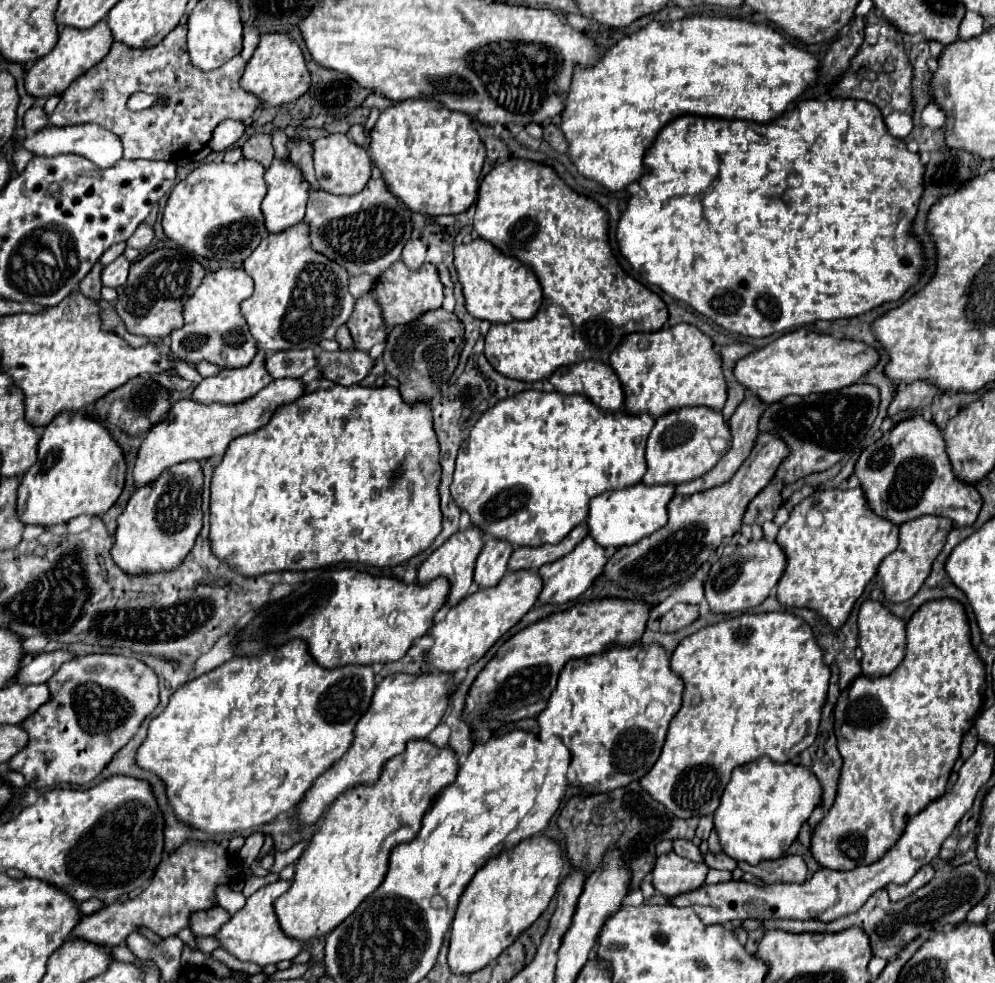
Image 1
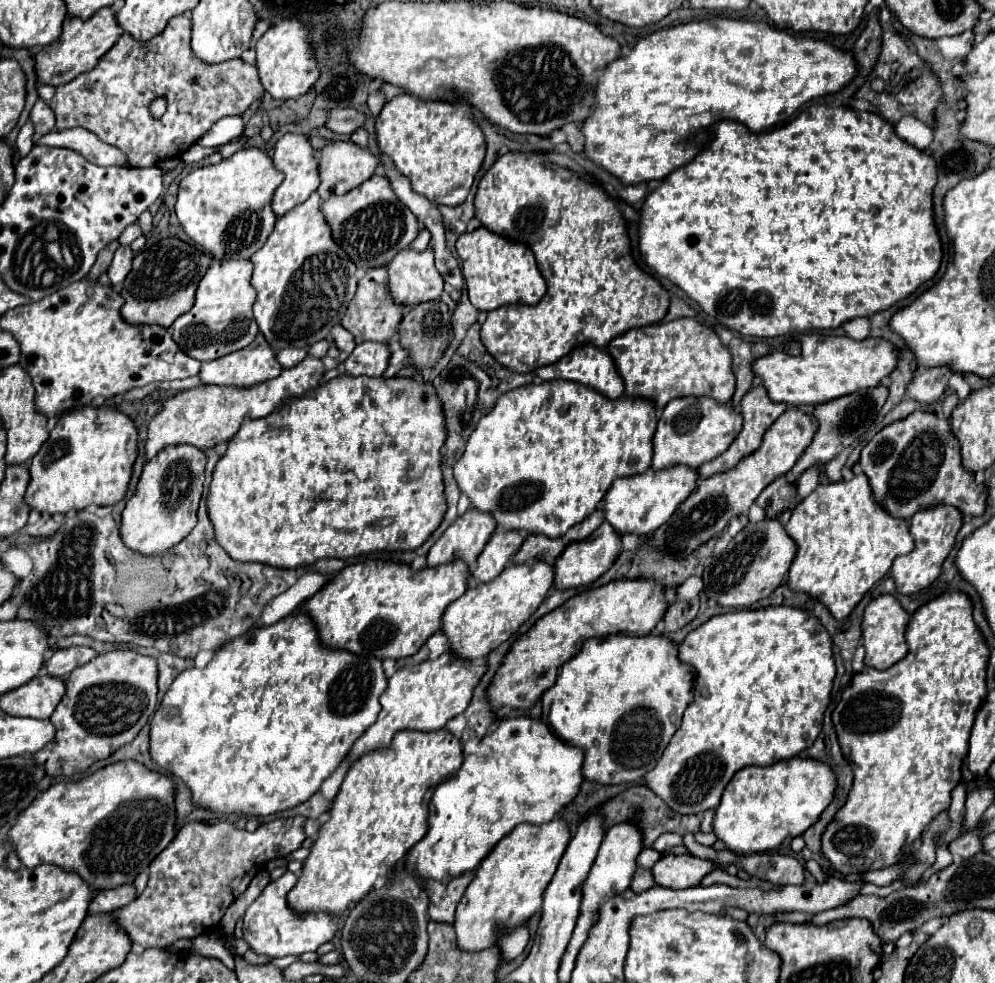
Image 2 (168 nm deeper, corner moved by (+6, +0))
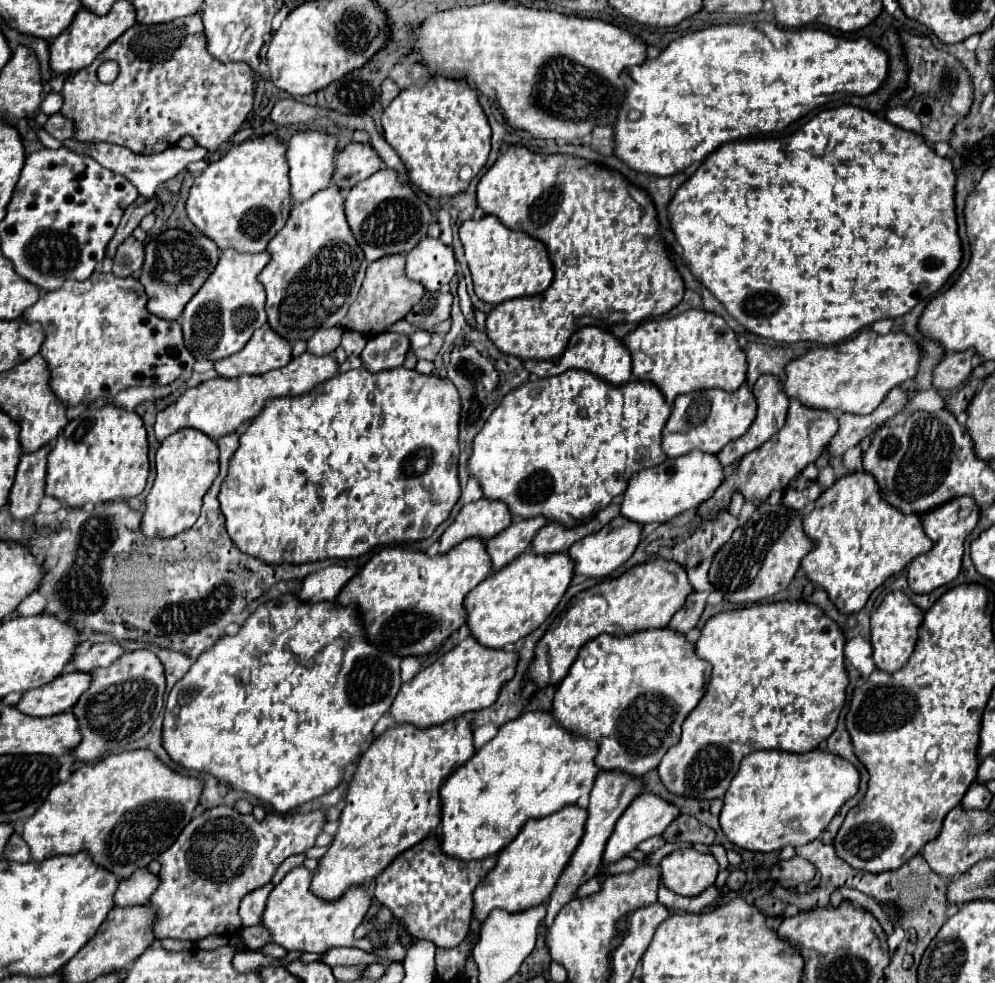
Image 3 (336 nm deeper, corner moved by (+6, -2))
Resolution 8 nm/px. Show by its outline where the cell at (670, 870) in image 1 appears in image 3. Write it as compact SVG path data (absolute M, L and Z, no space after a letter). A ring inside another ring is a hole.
M676 850L660 862L662 882L676 894L696 896L716 882L718 862L696 850Z

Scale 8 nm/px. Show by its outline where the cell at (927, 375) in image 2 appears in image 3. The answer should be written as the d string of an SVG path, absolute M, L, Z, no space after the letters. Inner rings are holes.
M974 350L946 354L942 358L942 362L934 368L932 388L936 388L936 390L954 390L956 386L960 386L972 372L972 358L974 356L976 356Z

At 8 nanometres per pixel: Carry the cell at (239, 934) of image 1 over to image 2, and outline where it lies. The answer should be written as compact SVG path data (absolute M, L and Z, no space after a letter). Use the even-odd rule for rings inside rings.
M290 870L280 876L278 880L270 882L264 892L256 898L254 904L246 910L244 916L244 938L250 944L250 948L256 954L264 954L270 958L282 958L290 954L304 954L304 952L316 952L322 944L330 942L338 930L338 924L332 914L298 914L288 906L288 892L296 884L296 874Z

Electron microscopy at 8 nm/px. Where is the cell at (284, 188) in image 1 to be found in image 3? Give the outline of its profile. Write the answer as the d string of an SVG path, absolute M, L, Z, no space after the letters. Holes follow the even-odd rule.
M298 132L286 142L286 162L290 166L290 196L294 204L302 204L314 192L326 188L332 178L336 158L336 138L320 132Z

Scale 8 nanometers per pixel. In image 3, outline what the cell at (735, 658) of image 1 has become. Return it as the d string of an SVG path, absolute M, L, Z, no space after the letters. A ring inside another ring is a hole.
M774 602L754 604L710 618L696 642L696 654L712 664L710 684L700 704L682 724L680 742L670 748L660 766L658 776L666 790L674 796L696 800L724 798L732 778L744 756L756 750L784 750L804 754L820 746L834 728L844 706L848 676L844 668L844 634L824 616L824 612L808 602Z

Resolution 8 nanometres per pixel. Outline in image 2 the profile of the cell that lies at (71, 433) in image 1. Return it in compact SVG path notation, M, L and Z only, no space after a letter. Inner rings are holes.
M86 406L78 412L64 414L56 428L50 432L50 438L44 442L40 452L30 460L30 486L26 490L26 502L38 510L48 514L66 514L72 508L86 508L90 504L112 506L120 502L132 478L132 466L138 456L138 430L130 416L112 408L92 408Z

